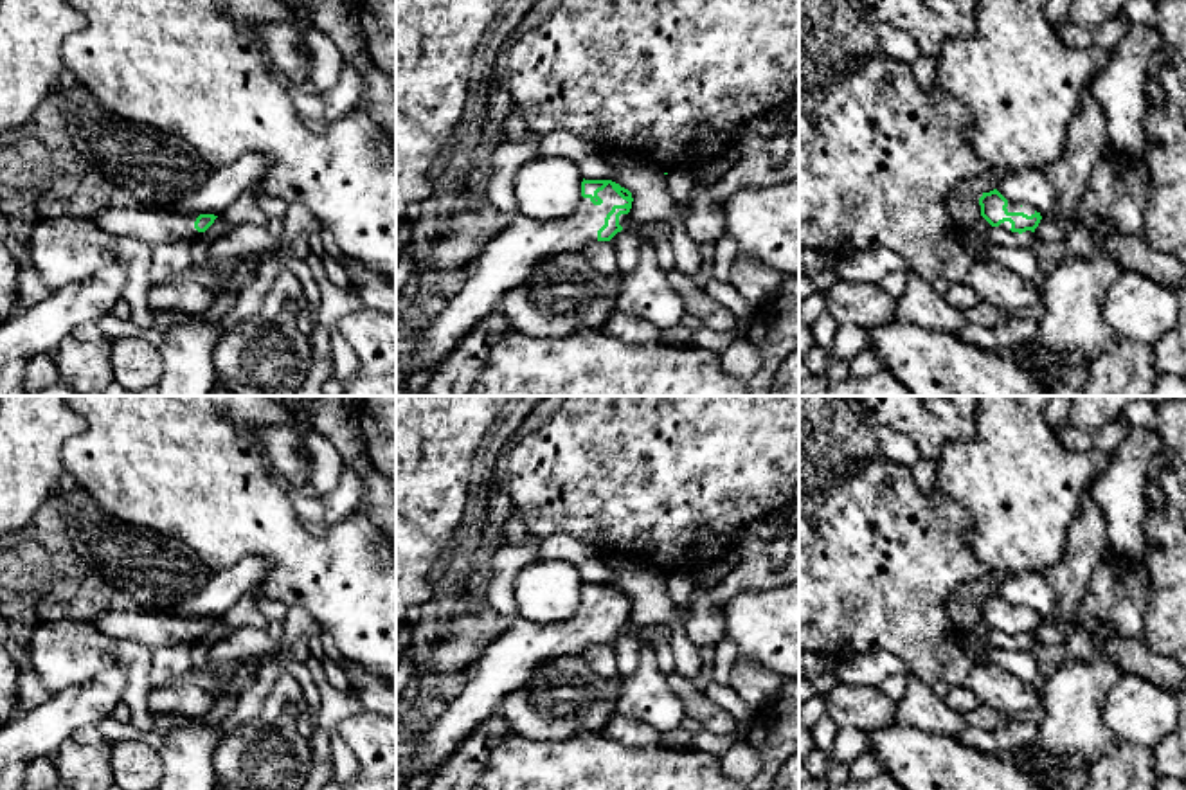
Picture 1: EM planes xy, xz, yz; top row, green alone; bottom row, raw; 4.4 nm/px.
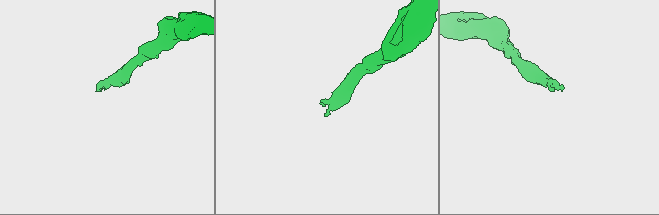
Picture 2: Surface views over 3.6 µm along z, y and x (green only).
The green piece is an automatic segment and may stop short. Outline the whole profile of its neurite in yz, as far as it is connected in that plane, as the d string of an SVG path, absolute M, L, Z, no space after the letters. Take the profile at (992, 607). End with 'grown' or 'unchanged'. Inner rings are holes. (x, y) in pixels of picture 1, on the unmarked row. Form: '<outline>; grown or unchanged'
M997 592L990 596L983 596L979 601L981 608L981 619L992 628L992 630L1002 630L1011 635L1026 635L1038 630L1042 619L1033 610L1019 608L1013 605L1008 605Z; grown

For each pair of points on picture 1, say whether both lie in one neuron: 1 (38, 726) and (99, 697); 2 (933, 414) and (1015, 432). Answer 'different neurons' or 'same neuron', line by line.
1: same neuron
2: different neurons

